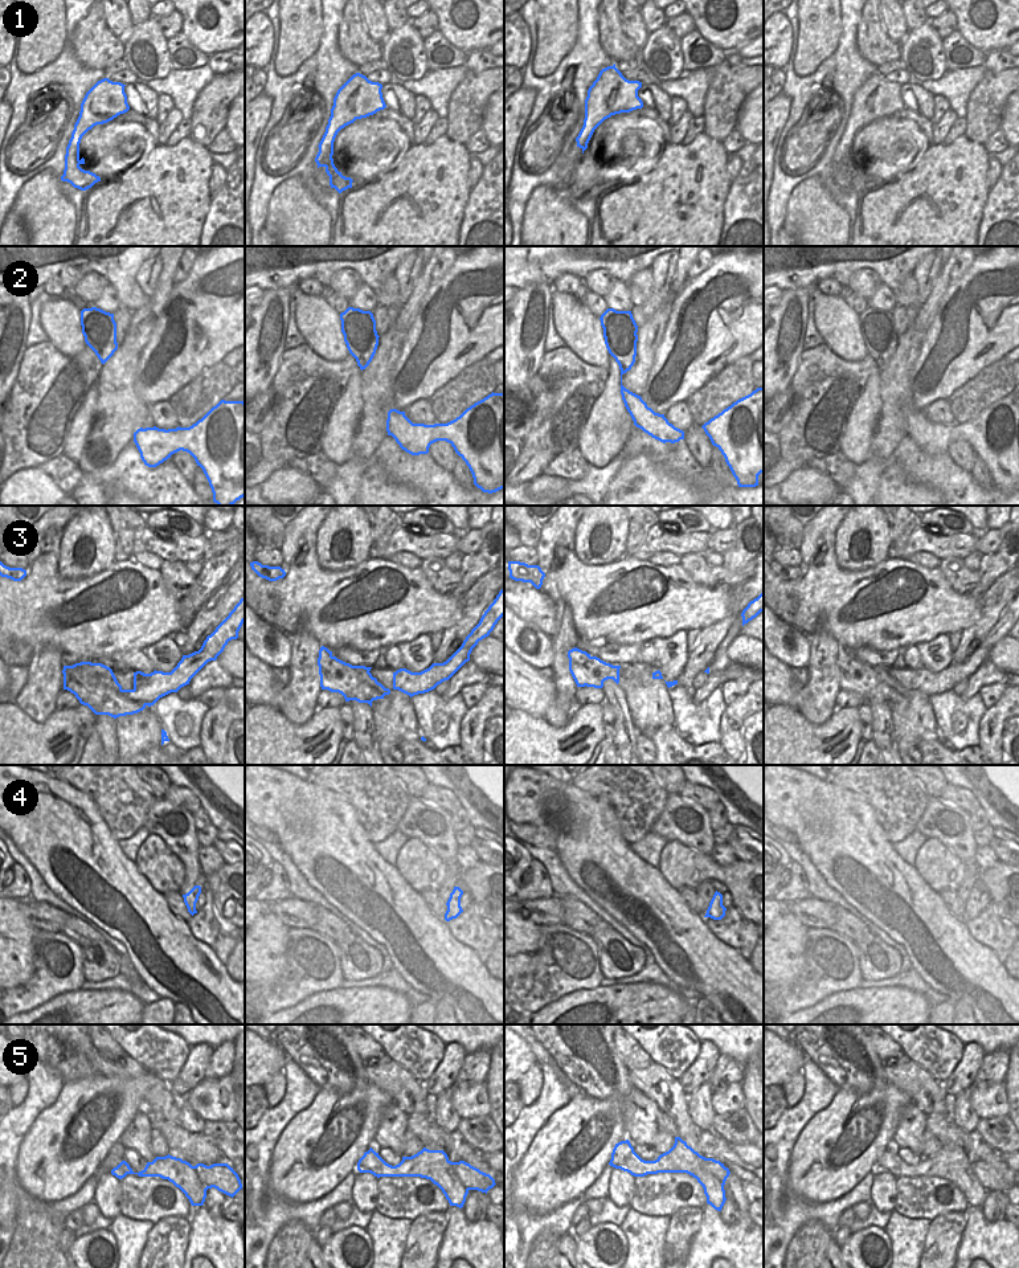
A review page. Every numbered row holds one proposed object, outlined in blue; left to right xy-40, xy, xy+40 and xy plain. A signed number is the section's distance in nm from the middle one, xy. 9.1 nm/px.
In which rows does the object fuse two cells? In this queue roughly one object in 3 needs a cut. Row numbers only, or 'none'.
2, 3, 5

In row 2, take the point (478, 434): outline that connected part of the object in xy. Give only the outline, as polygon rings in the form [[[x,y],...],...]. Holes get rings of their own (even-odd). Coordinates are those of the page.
[[[491,393],[447,424],[434,424],[417,445],[427,454],[431,443],[449,442],[468,466],[483,492],[504,488],[504,393]]]

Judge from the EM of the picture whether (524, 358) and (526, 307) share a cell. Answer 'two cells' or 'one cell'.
one cell

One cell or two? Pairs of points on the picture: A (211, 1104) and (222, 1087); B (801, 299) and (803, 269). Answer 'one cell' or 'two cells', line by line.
A: one cell
B: two cells

